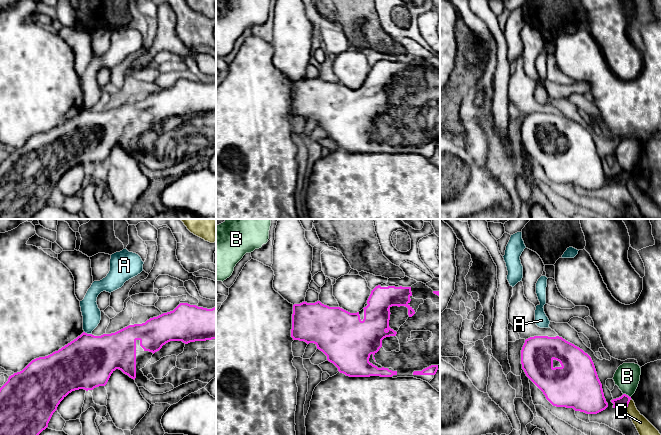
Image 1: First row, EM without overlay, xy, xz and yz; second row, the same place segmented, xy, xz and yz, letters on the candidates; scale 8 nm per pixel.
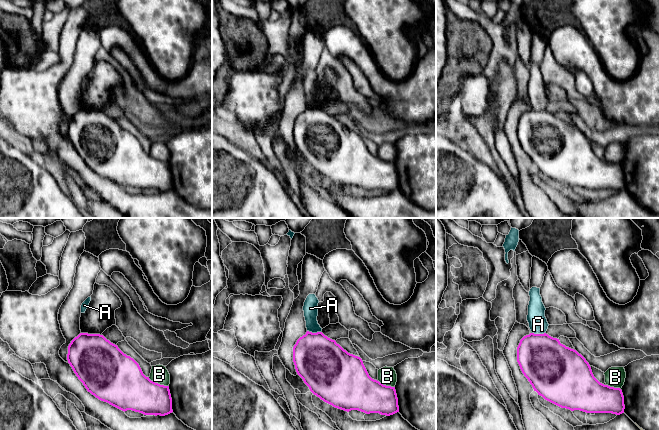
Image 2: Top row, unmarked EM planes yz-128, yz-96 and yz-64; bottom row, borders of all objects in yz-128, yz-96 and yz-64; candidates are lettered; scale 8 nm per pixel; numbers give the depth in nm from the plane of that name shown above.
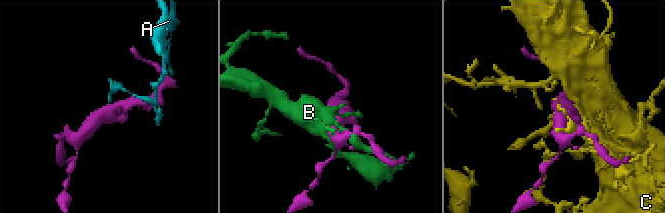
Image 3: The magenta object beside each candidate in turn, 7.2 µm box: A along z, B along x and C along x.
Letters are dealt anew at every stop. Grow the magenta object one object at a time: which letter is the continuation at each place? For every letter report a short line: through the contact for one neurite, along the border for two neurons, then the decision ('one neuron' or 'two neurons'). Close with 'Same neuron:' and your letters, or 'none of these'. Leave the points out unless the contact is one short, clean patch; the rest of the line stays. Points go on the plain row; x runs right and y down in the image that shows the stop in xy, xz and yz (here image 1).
A: xy (84, 107), (91, 110) | two neurons
B: two neurons
C: two neurons
Same neuron: none of these

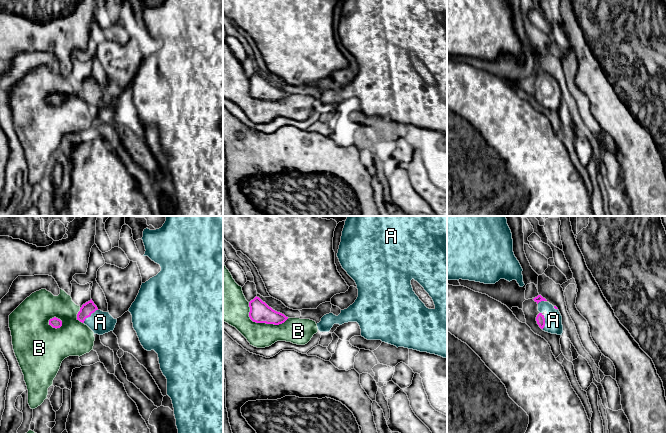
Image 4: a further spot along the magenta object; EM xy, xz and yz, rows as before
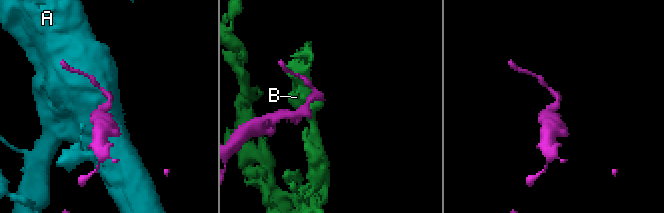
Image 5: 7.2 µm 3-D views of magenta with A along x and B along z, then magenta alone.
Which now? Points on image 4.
A: xy (88, 84), (89, 92), (100, 98) | one neuron
B: two neurons
Same neuron: A

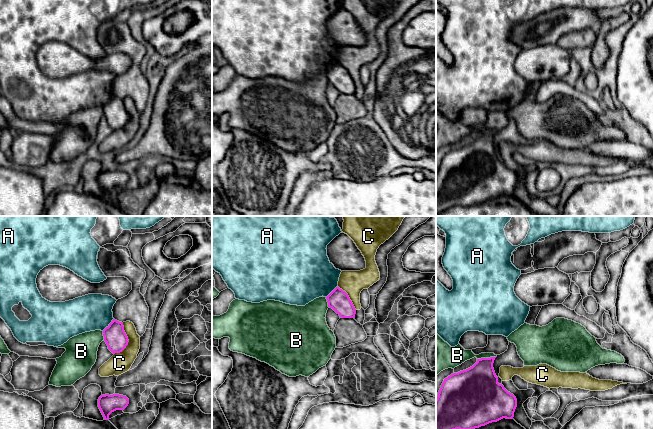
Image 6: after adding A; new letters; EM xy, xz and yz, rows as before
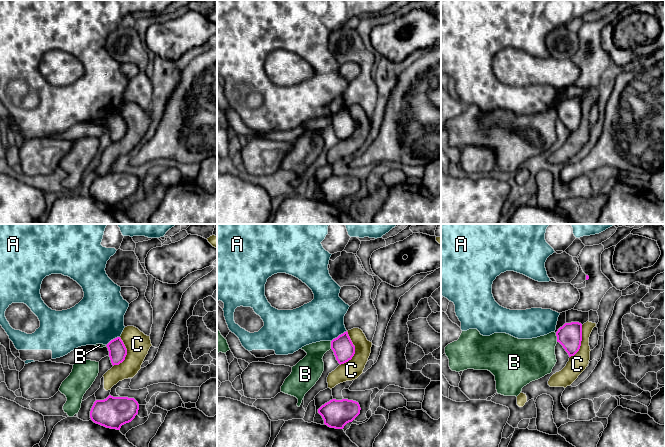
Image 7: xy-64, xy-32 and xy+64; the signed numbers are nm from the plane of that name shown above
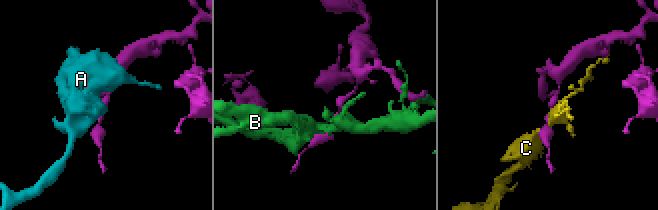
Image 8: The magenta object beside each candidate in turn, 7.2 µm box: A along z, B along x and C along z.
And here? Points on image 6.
A: two neurons
B: two neurons
C: two neurons
Same neuron: none of these

